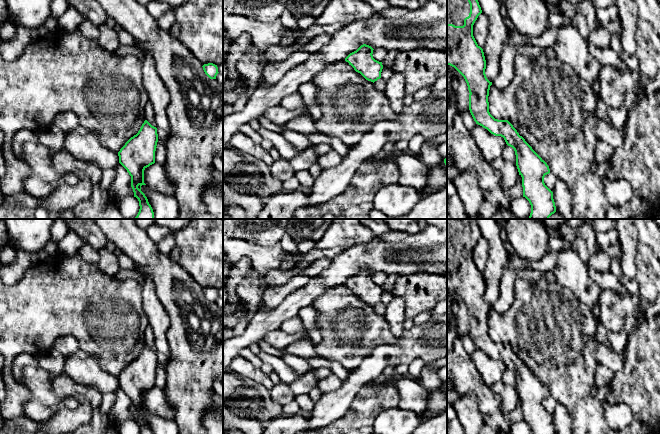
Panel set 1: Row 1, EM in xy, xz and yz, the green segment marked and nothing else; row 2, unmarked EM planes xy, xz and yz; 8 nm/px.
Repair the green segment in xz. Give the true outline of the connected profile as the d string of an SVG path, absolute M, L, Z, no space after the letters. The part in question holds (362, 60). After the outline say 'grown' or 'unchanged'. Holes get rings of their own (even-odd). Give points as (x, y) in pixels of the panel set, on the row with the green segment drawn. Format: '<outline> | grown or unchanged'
M363 44L356 51L350 53L345 61L366 80L374 83L381 78L383 65L382 62L373 58L373 50L371 46Z | unchanged

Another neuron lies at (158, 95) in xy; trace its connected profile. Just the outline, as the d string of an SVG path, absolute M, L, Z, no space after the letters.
M145 53L142 62L142 85L154 109L156 128L170 134L170 122L167 116L167 106L170 94L157 73L151 54Z

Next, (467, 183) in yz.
M476 170L461 171L453 180L464 211L468 218L478 216L481 202L485 195L480 186L479 175Z

